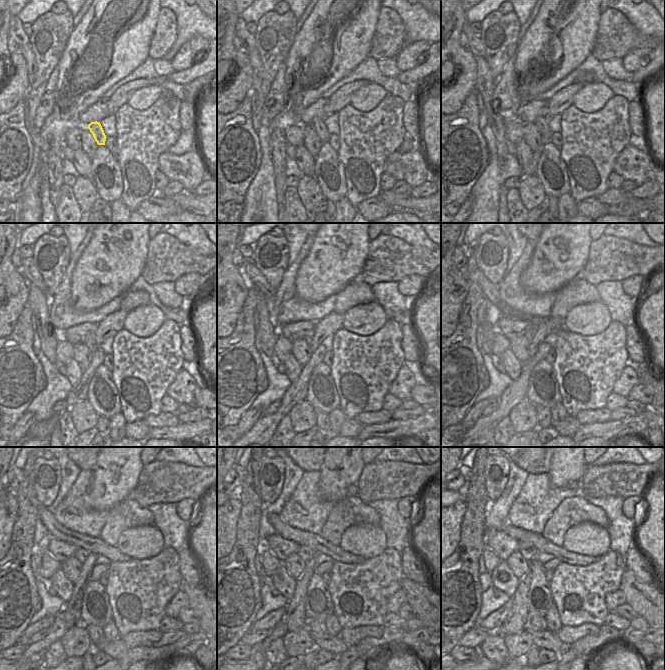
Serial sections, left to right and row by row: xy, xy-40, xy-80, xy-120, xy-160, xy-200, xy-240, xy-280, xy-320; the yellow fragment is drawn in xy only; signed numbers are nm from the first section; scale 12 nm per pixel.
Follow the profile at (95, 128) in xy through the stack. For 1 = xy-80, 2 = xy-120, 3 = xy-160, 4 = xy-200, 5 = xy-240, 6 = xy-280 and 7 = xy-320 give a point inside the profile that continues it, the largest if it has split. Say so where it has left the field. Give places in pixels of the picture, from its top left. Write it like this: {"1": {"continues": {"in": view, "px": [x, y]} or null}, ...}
{"1": {"continues": {"in": "xy-80", "px": [541, 122]}}, "2": {"continues": {"in": "xy-120", "px": [90, 342]}}, "3": {"continues": {"in": "xy-160", "px": [308, 338]}}, "4": {"continues": {"in": "xy-200", "px": [530, 330]}}, "5": {"continues": {"in": "xy-240", "px": [81, 554]}}, "6": {"continues": {"in": "xy-280", "px": [306, 553]}}, "7": {"continues": {"in": "xy-320", "px": [527, 549]}}}

